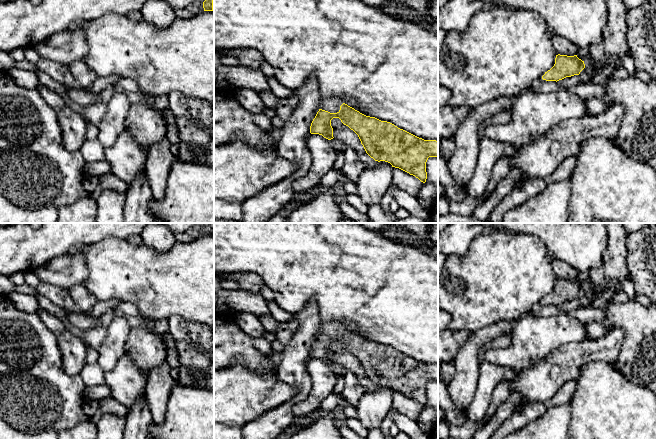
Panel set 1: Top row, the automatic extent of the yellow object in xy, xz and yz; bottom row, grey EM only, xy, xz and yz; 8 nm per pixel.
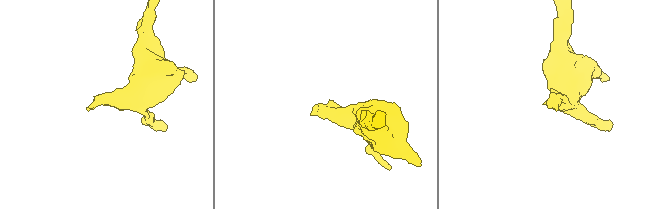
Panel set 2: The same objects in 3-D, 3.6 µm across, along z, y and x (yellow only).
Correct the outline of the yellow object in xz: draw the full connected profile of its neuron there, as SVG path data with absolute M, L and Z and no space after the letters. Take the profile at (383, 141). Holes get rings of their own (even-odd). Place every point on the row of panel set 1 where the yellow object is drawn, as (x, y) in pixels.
M320 98L319 106L320 109L310 126L311 134L322 135L328 140L333 139L331 120L333 118L339 118L344 125L348 126L358 135L366 153L375 161L388 162L392 167L399 168L415 176L423 183L426 182L426 162L429 157L438 157L438 141L424 140L398 128L390 122L366 116L345 104L340 98Z

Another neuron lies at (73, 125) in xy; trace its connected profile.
M40 84L37 91L56 112L64 147L70 152L79 151L87 139L87 121L50 88Z

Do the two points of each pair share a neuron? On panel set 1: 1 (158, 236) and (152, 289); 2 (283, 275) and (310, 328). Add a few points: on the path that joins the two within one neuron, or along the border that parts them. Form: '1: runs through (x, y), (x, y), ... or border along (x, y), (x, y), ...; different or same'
1: border along (175, 241), (164, 252), (156, 252), (142, 243); different
2: border along (295, 315), (313, 300), (318, 307), (320, 321); different

